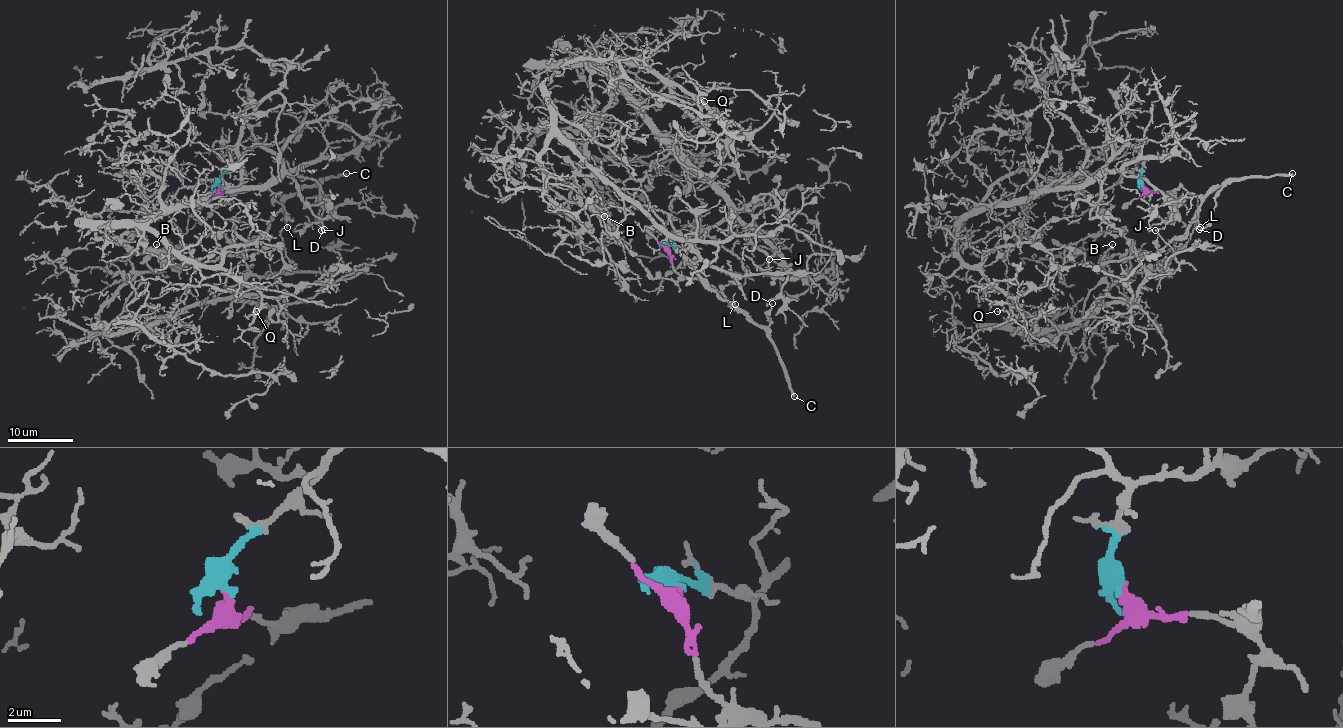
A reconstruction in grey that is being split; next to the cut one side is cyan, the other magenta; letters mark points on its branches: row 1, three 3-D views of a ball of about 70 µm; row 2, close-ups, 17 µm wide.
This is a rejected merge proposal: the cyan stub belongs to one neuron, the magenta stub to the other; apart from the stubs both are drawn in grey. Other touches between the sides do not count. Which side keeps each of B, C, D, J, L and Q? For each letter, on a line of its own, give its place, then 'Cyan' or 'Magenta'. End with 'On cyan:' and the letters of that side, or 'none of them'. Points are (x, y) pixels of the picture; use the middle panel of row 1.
B: Place: (604, 216). Magenta
C: Place: (794, 396). Magenta
D: Place: (772, 303). Magenta
J: Place: (769, 259). Cyan
L: Place: (735, 304). Magenta
Q: Place: (704, 101). Cyan
On cyan: J, Q

